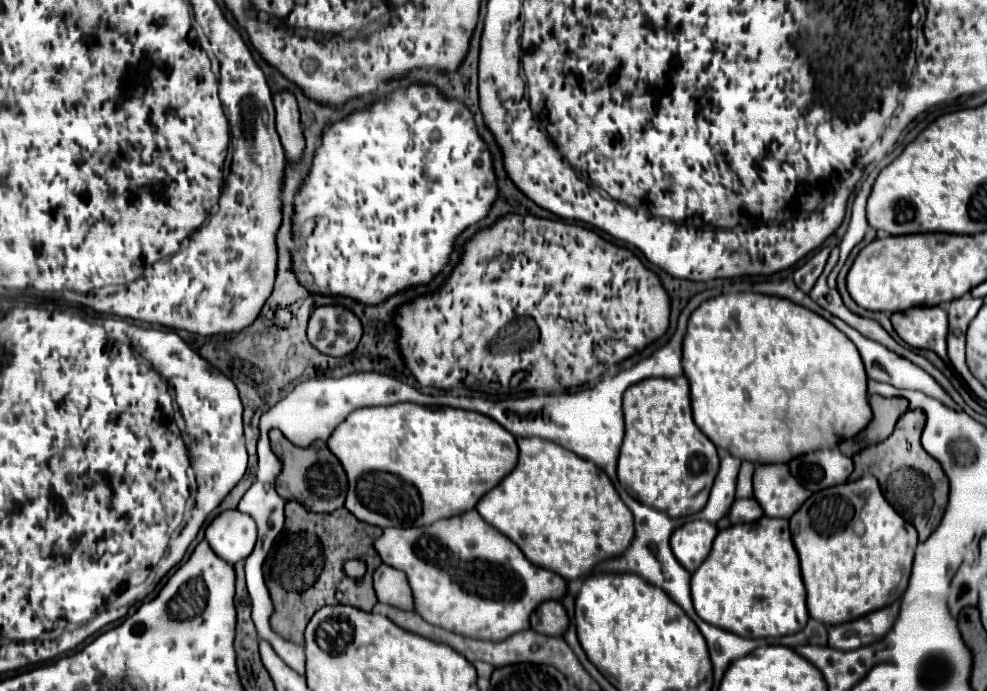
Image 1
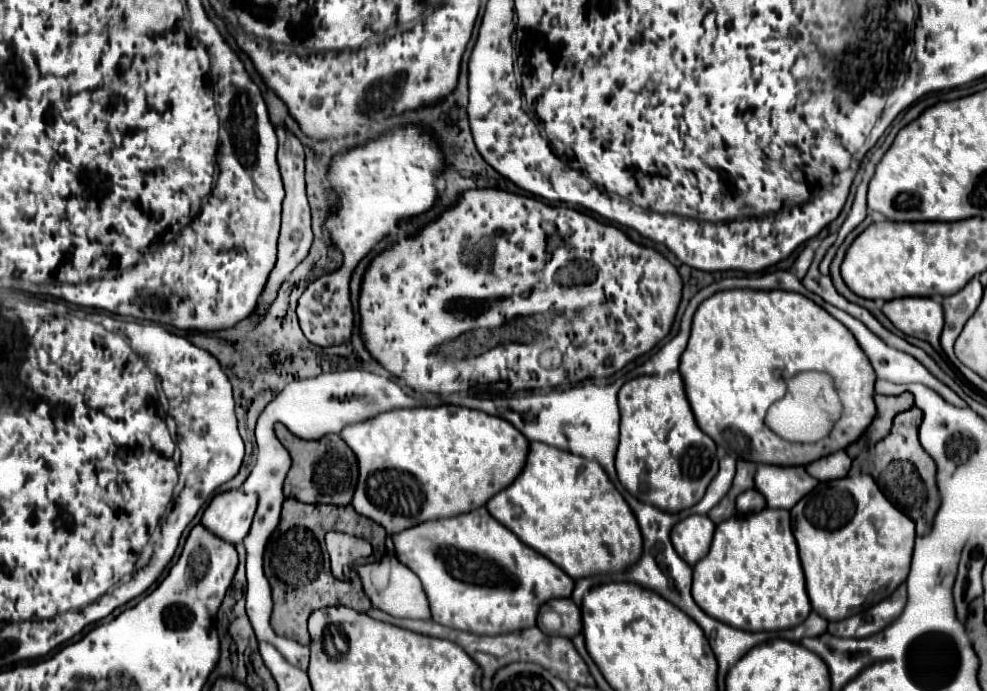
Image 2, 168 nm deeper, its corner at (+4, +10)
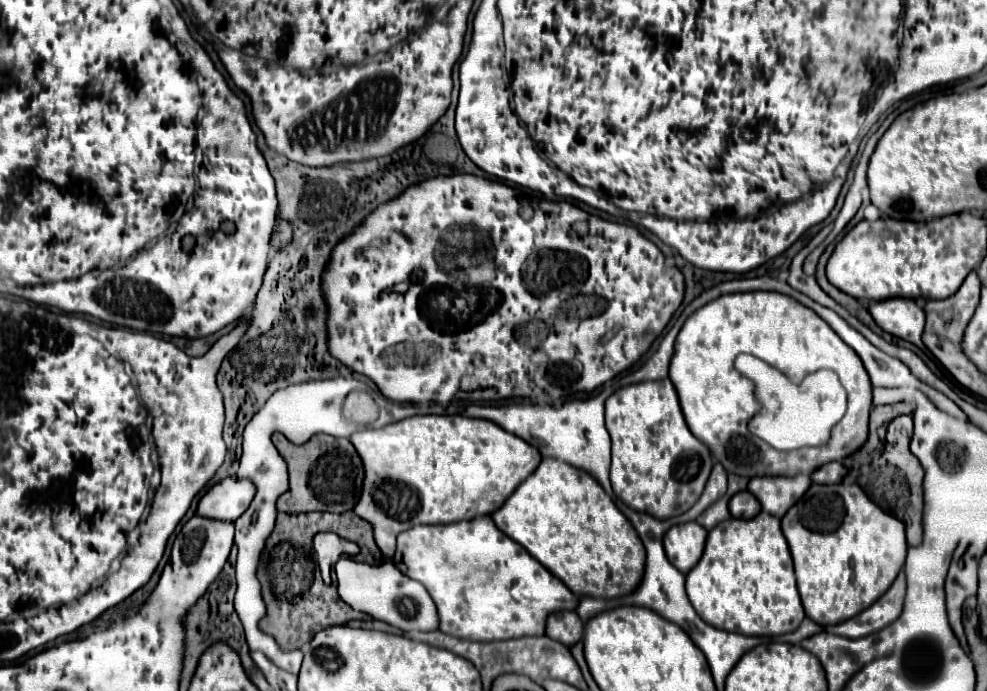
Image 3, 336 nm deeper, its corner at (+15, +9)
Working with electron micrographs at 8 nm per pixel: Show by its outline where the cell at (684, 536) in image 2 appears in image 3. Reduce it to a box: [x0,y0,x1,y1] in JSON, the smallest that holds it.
[664,521,708,573]

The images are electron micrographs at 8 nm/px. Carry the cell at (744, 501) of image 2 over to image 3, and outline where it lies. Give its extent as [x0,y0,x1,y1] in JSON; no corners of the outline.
[730,491,760,519]

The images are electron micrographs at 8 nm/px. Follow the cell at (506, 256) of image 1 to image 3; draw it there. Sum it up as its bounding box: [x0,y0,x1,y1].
[322,175,684,403]

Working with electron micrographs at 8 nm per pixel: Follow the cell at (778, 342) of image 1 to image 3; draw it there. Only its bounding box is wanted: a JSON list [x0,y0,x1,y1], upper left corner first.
[670,291,872,477]

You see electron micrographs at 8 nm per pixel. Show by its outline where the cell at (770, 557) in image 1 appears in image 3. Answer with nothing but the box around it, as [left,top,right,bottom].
[686,513,806,635]

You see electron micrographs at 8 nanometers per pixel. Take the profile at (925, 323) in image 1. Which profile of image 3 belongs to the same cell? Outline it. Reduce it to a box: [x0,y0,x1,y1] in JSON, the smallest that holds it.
[870,297,926,351]

